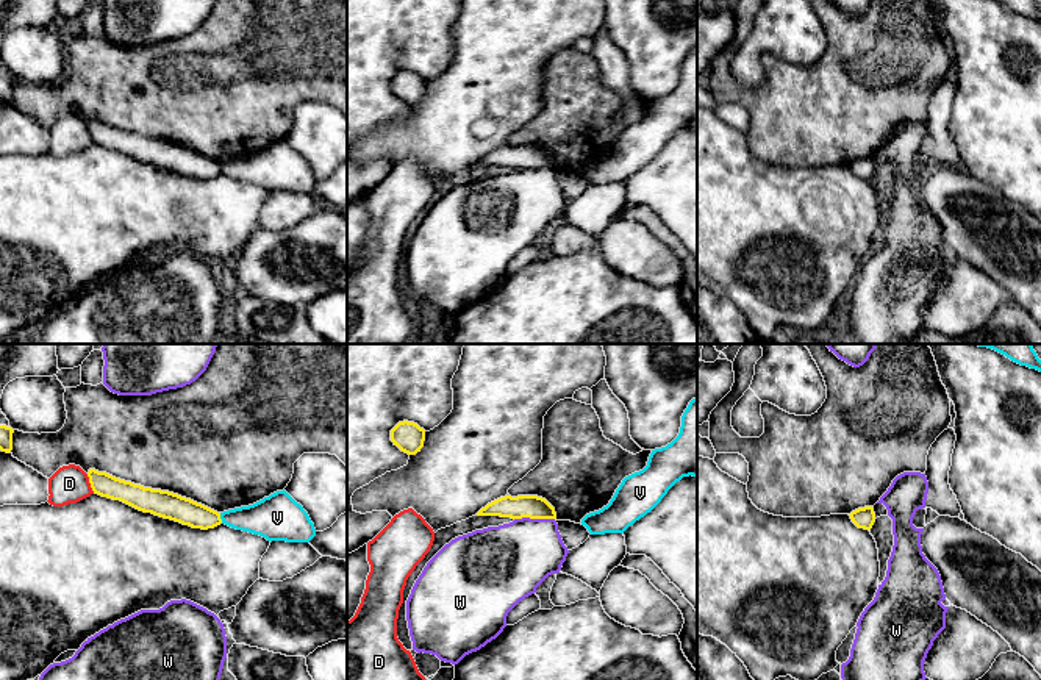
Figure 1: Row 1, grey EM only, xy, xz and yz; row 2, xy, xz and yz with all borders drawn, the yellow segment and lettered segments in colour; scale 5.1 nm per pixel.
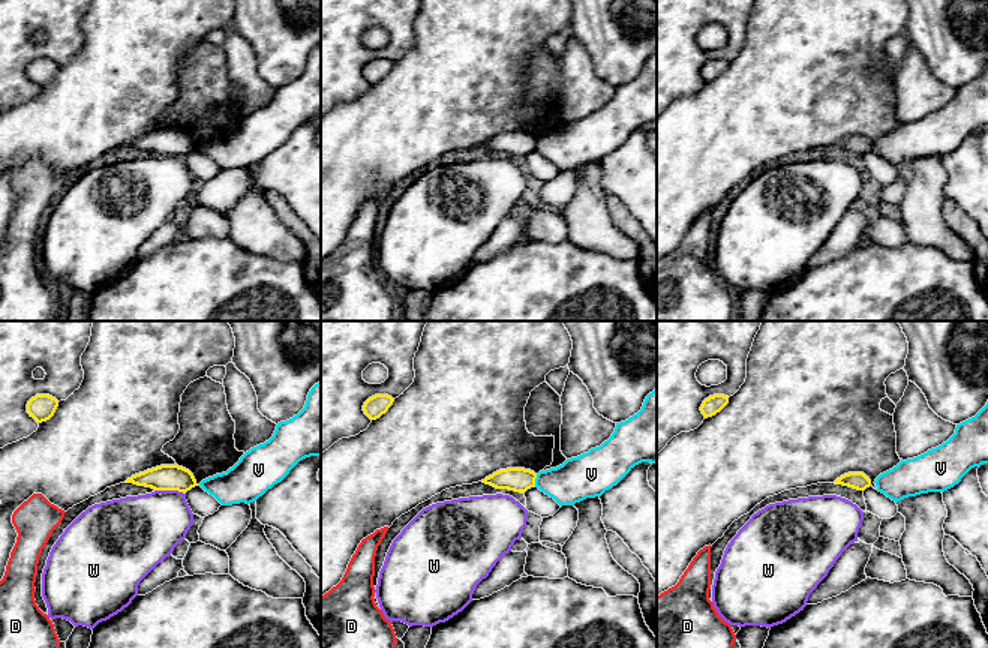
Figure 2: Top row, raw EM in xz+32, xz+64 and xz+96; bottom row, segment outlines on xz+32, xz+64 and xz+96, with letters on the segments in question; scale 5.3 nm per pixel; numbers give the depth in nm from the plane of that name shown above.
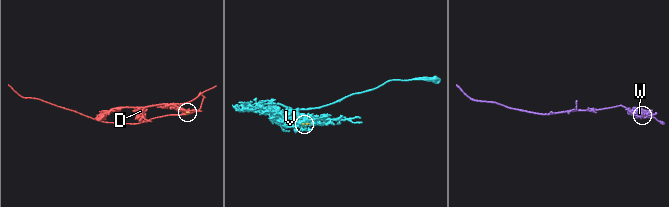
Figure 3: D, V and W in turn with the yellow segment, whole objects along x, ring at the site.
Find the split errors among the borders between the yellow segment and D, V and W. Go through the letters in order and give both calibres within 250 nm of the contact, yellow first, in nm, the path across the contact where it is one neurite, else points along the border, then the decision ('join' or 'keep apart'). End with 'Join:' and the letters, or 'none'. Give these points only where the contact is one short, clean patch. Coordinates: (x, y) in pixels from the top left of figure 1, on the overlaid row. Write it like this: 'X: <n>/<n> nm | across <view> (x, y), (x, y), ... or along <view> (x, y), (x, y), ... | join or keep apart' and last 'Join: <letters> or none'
D: 120/190 nm | keep apart
V: 140/200 nm | along xy (219, 513), (222, 522) | keep apart
W: 120/380 nm | along xz (515, 518), (552, 518), (555, 521) | keep apart
Join: none

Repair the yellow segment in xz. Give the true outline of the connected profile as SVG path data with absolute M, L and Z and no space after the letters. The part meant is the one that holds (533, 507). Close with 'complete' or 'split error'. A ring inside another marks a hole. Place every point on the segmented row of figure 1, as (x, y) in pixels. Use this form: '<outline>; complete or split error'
M505 496L481 508L477 516L500 516L511 519L555 519L555 508L538 496Z; complete

